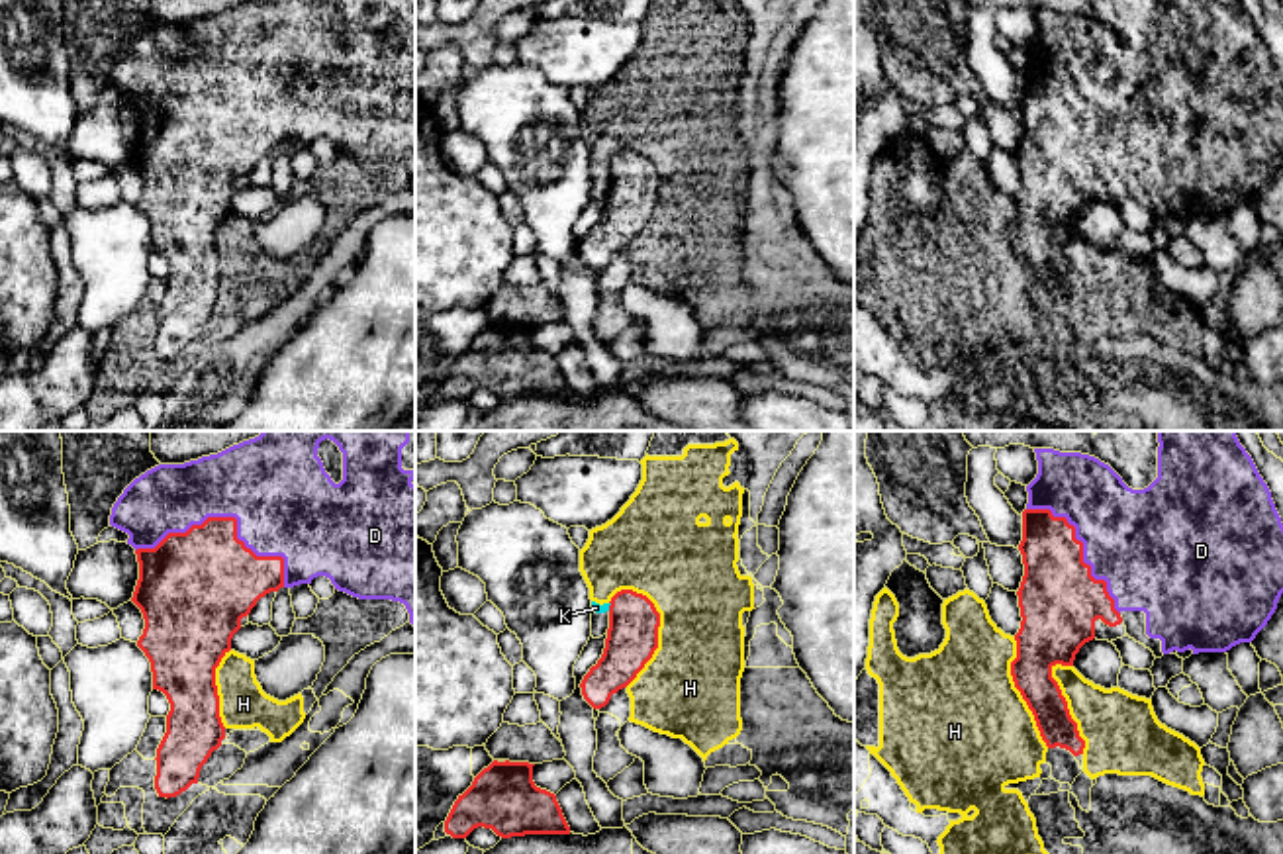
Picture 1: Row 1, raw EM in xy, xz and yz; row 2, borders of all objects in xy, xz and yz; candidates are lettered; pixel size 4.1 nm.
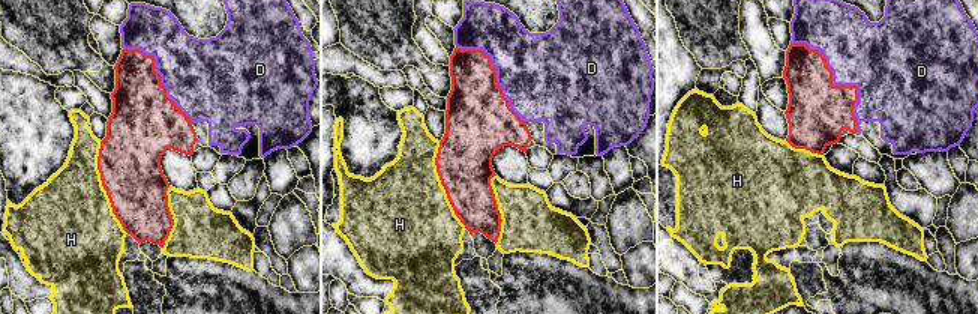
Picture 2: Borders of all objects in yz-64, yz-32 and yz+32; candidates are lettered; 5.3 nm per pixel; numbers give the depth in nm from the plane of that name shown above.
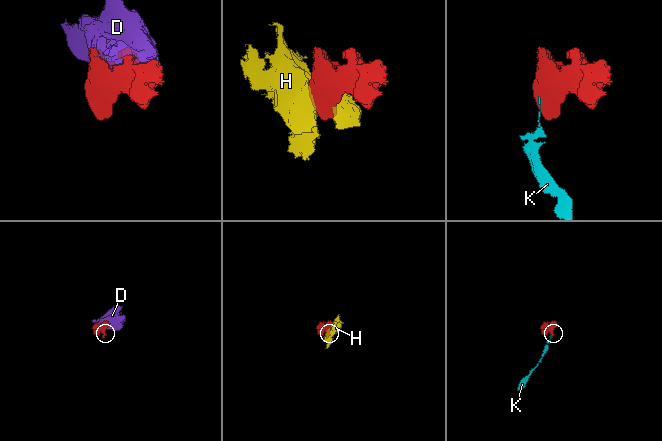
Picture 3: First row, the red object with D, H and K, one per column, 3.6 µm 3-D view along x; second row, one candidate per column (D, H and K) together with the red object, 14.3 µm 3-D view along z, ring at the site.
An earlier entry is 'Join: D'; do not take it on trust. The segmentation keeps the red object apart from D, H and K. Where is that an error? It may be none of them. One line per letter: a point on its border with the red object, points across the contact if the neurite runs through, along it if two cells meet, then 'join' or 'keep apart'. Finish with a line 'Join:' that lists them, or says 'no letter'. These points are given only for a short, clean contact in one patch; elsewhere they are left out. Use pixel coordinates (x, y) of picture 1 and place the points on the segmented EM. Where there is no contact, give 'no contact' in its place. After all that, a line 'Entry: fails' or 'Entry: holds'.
D: xy (232, 518) | join
H: xz (657, 635) | keep apart
K: xz (610, 606) | along xz (610, 602), (608, 610) | keep apart
Join: D
Entry: holds

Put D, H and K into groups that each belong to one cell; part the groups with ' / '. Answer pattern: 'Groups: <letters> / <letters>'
Groups: D / H K

